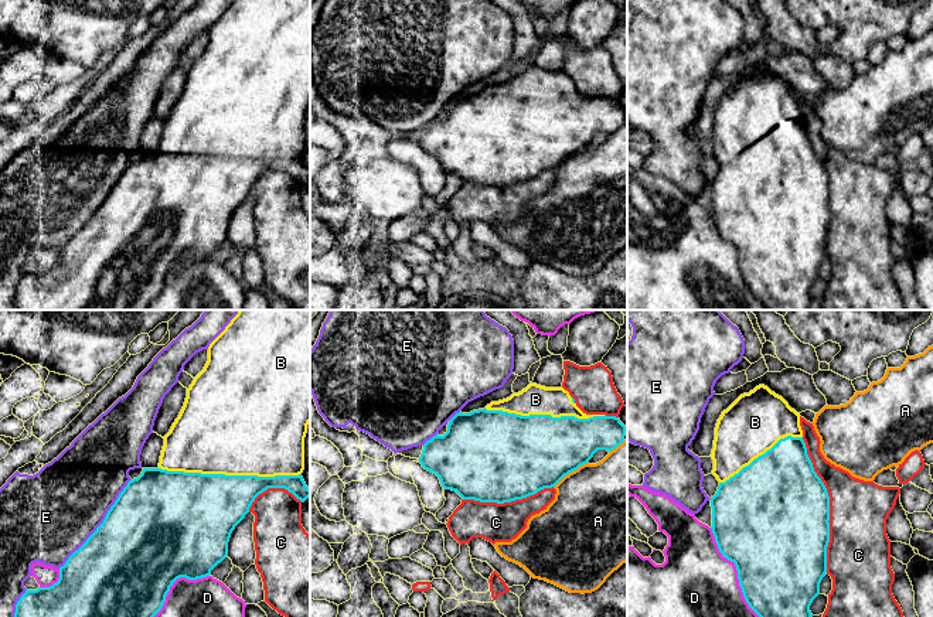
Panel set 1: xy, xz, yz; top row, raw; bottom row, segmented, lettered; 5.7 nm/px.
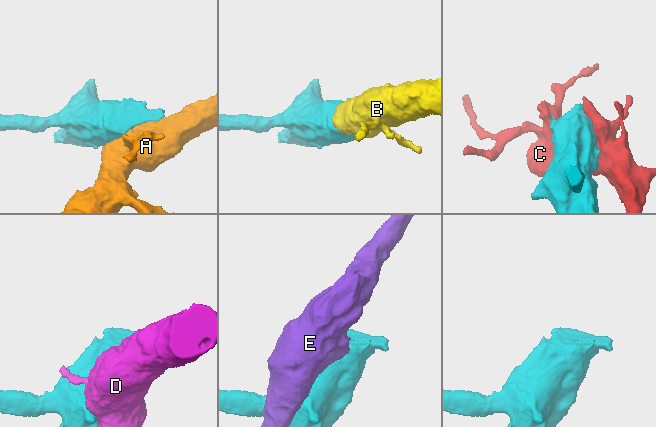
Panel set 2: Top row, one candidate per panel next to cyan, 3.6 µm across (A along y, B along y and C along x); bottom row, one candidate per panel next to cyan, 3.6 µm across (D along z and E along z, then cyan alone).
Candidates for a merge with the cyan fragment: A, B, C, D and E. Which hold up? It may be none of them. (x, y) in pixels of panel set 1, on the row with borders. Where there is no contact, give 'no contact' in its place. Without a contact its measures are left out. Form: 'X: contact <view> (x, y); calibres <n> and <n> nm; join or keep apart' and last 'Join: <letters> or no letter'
A: contact xz (571, 471); calibres 420 and 480 nm; keep apart
B: contact xy (230, 476); calibres 420 and 500 nm; join
C: contact yz (828, 505); calibres 500 and 340 nm; keep apart
D: contact yz (736, 569); calibres 500 and 420 nm; keep apart
E: contact xy (101, 524); calibres 500 and 460 nm; keep apart
Join: B

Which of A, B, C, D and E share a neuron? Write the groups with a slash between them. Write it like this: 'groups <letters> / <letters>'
groups A / B / C / D / E

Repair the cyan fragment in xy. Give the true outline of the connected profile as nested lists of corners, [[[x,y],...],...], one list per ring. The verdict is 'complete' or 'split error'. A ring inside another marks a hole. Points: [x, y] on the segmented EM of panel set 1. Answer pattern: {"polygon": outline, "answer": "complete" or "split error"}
{"polygon": [[[239,310],[225,330],[210,344],[208,361],[187,389],[184,406],[163,437],[164,446],[157,468],[143,468],[137,478],[127,483],[103,522],[75,550],[64,566],[59,579],[50,587],[25,590],[16,604],[14,617],[154,617],[163,607],[173,583],[185,577],[202,579],[228,556],[228,542],[235,526],[245,518],[255,498],[268,488],[285,488],[304,502],[310,497],[302,473],[304,470],[304,437],[310,423],[310,310]]], "answer": "split error"}

